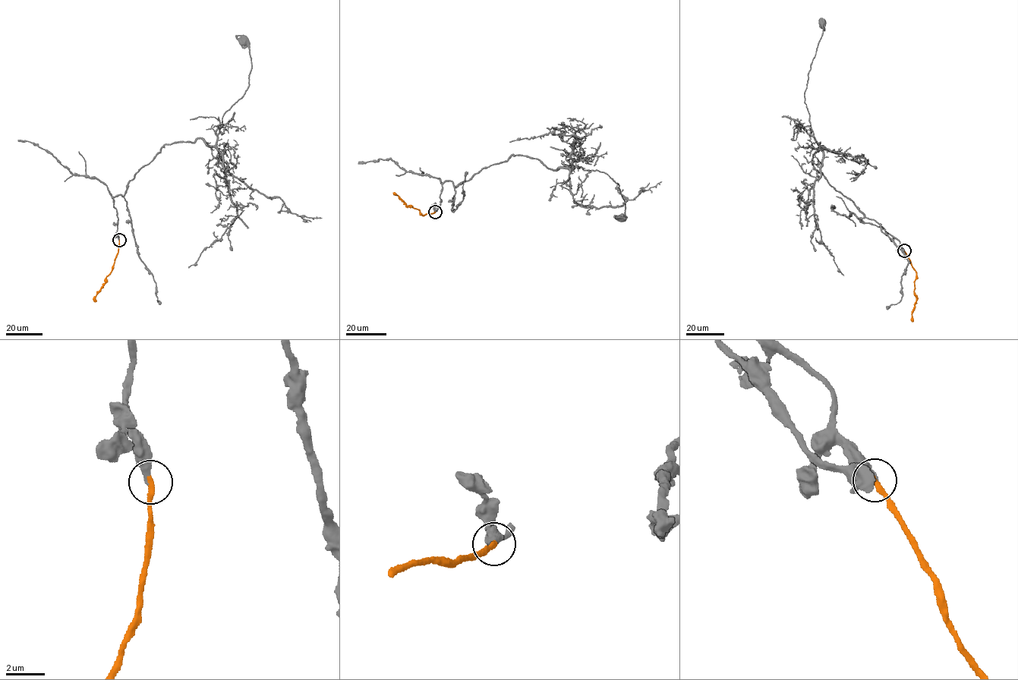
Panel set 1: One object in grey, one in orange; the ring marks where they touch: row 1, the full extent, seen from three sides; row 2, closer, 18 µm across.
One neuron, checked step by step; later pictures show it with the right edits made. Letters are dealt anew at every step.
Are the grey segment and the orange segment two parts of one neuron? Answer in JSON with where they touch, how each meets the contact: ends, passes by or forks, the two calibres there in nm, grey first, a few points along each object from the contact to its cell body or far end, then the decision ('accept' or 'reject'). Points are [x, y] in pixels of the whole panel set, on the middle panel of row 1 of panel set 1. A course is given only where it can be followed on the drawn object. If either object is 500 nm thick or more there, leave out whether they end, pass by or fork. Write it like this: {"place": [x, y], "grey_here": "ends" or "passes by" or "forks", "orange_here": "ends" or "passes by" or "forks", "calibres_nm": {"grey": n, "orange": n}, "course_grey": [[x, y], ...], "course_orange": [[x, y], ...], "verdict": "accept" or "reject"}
{"place": [435, 212], "grey_here": "ends", "orange_here": "ends", "calibres_nm": {"grey": 340, "orange": 280}, "course_grey": [[434, 212], [445, 181], [455, 186], [522, 155], [551, 169], [606, 173], [625, 204], [622, 218]], "course_orange": [[435, 212], [423, 215], [418, 209], [407, 205], [395, 193]], "verdict": "accept"}

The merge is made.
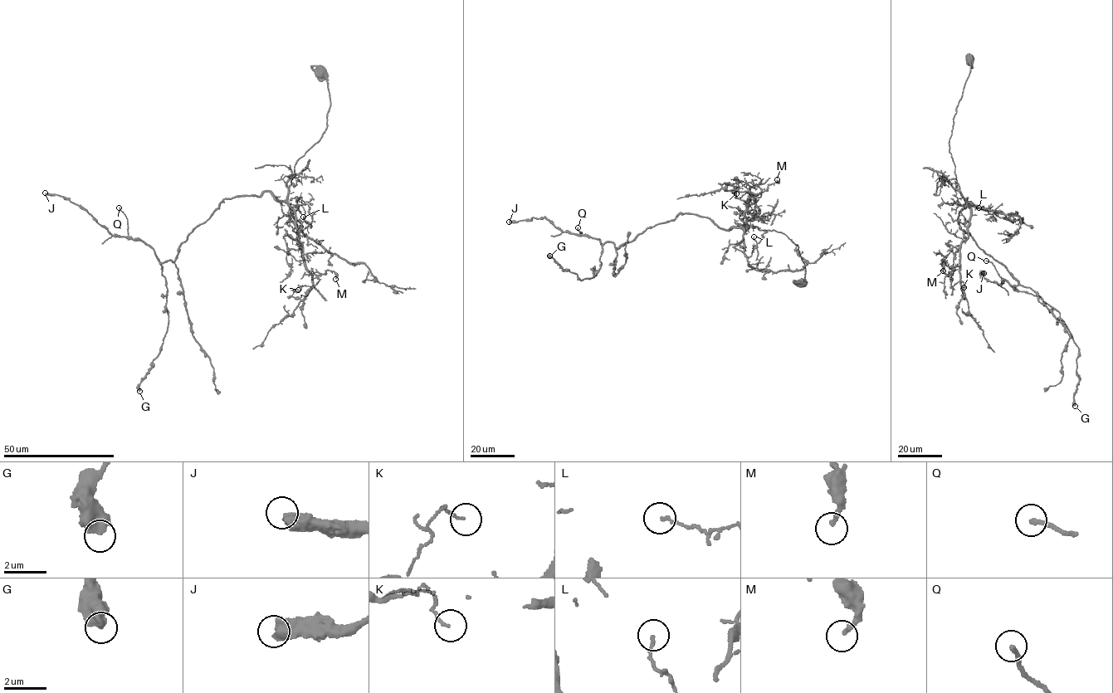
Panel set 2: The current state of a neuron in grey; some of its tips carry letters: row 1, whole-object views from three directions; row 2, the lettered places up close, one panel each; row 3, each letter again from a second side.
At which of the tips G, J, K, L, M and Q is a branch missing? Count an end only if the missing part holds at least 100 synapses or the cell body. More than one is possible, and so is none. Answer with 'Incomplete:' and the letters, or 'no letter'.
Incomplete: no letter

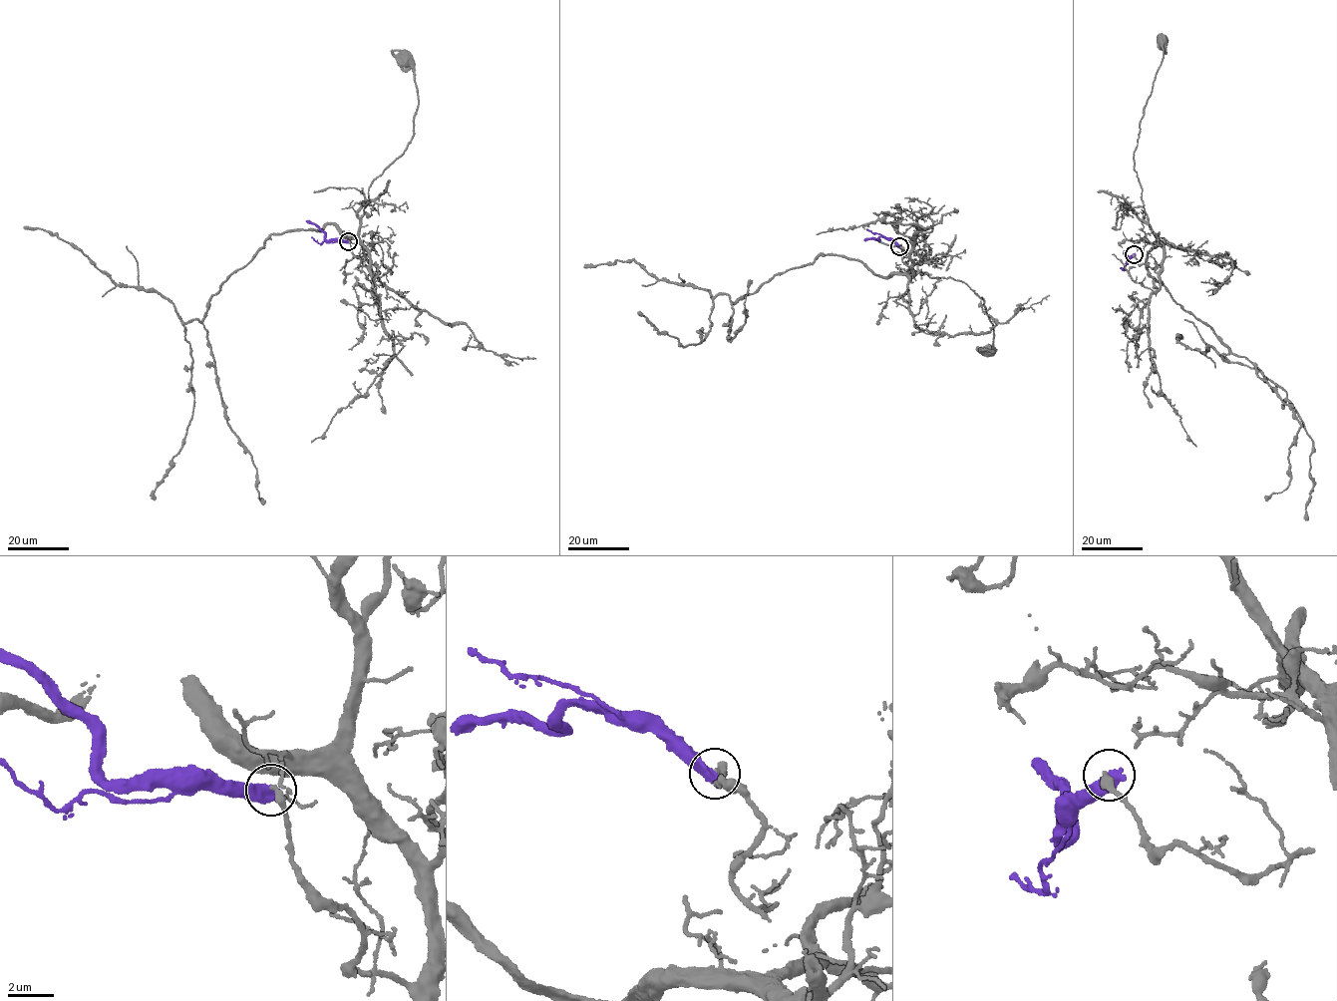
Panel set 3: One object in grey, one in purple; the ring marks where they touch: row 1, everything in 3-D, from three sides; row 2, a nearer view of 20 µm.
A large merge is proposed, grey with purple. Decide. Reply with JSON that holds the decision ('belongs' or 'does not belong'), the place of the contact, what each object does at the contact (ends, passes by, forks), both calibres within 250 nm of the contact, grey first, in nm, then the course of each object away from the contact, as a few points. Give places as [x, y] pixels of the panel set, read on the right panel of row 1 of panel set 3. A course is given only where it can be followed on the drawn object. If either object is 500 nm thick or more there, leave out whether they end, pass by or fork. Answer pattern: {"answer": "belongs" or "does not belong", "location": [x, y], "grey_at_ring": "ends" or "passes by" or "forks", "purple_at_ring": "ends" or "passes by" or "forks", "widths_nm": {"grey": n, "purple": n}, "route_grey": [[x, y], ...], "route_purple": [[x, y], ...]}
{"answer": "does not belong", "location": [1134, 254], "widths_nm": {"grey": 340, "purple": 550}, "route_grey": [[1133, 254], [1151, 267], [1164, 258], [1164, 245], [1145, 210], [1133, 154], [1163, 58], [1162, 41]], "route_purple": [[1133, 254], [1127, 263], [1125, 251]]}

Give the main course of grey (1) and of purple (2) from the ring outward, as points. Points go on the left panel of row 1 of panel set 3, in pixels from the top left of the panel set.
1: (348, 240), (359, 265), (367, 267), (359, 231), (369, 186), (412, 138), (418, 96), (414, 62), (406, 58)
2: (348, 240), (327, 240), (324, 233), (306, 220)

